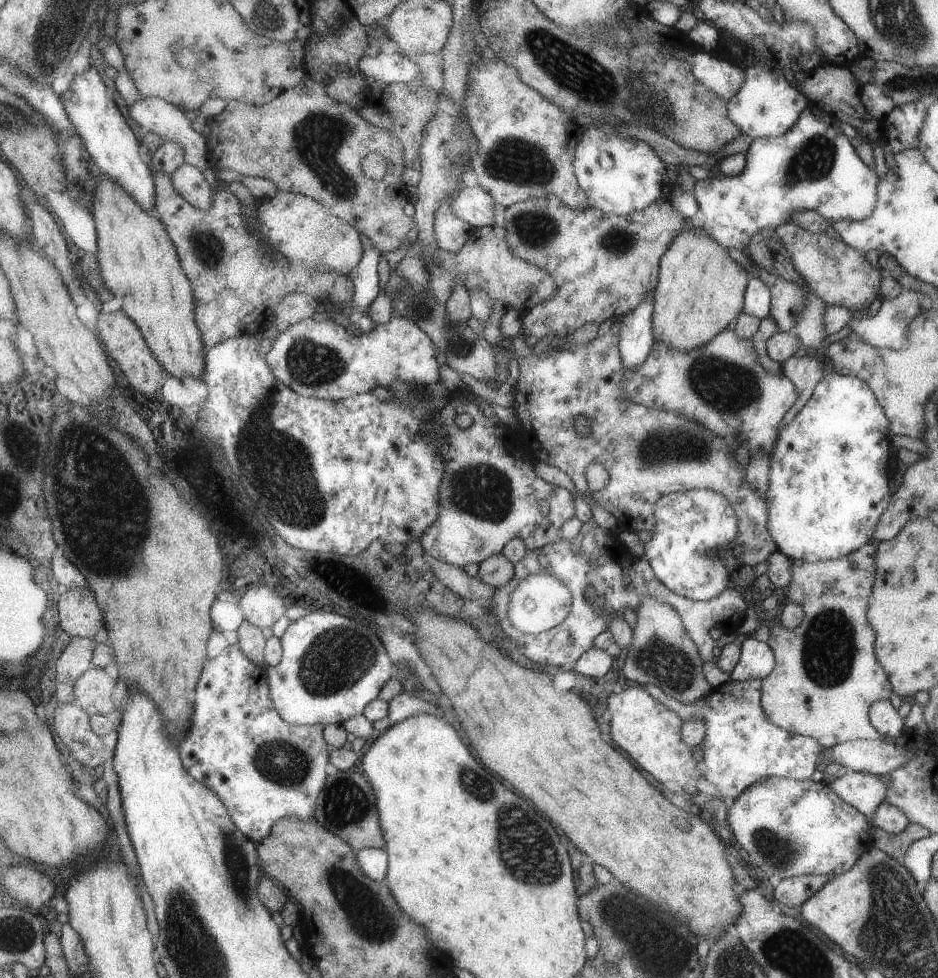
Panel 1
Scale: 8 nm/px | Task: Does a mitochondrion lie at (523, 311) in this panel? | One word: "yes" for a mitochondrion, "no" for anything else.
no

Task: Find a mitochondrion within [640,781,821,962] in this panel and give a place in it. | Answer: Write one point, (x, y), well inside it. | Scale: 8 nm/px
(777, 851)

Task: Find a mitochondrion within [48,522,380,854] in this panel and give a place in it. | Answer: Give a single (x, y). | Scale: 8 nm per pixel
(334, 662)

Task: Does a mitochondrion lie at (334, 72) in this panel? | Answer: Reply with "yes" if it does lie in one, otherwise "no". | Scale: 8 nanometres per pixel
no

